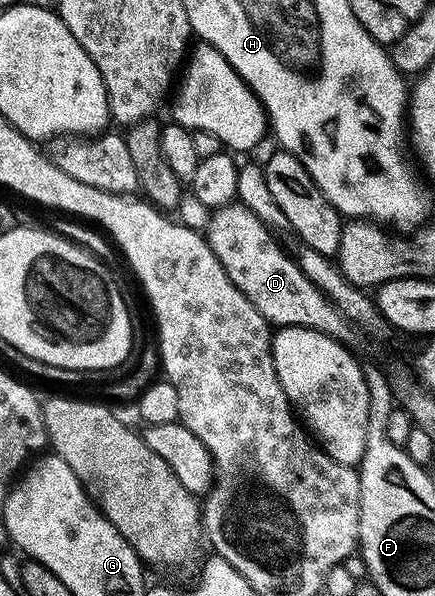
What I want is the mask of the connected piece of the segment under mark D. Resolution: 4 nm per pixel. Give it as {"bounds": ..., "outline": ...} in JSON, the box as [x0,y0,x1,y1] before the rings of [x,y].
{"bounds":[206,201,342,335],"outline":[[[231,201],[223,207],[213,210],[206,228],[206,238],[214,257],[218,257],[218,261],[226,269],[230,281],[234,281],[234,285],[243,293],[246,301],[250,301],[250,305],[254,305],[254,309],[258,309],[258,313],[262,313],[262,317],[268,324],[276,329],[305,327],[323,335],[332,335],[335,327],[342,323],[339,309],[303,275],[297,260],[291,254],[288,256],[272,240],[271,233],[273,232],[269,226],[261,222],[254,212],[244,207],[239,201]]]}

